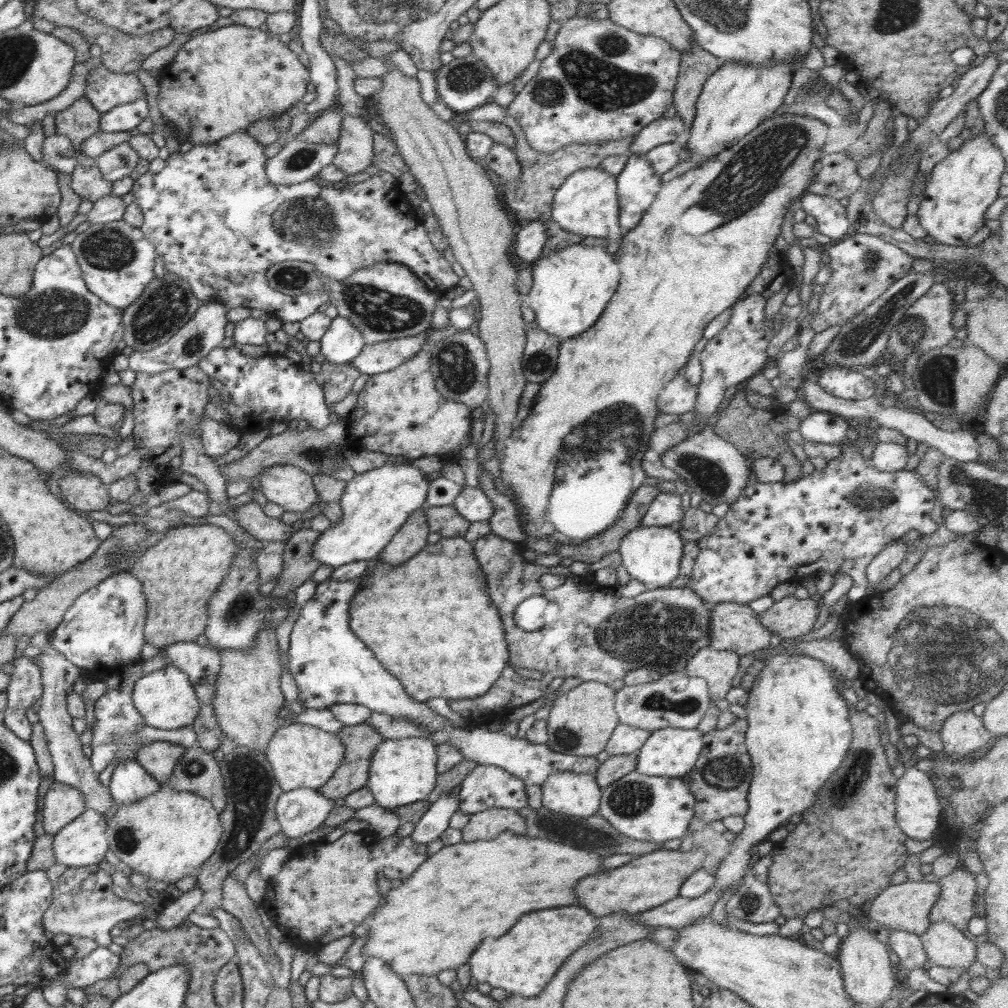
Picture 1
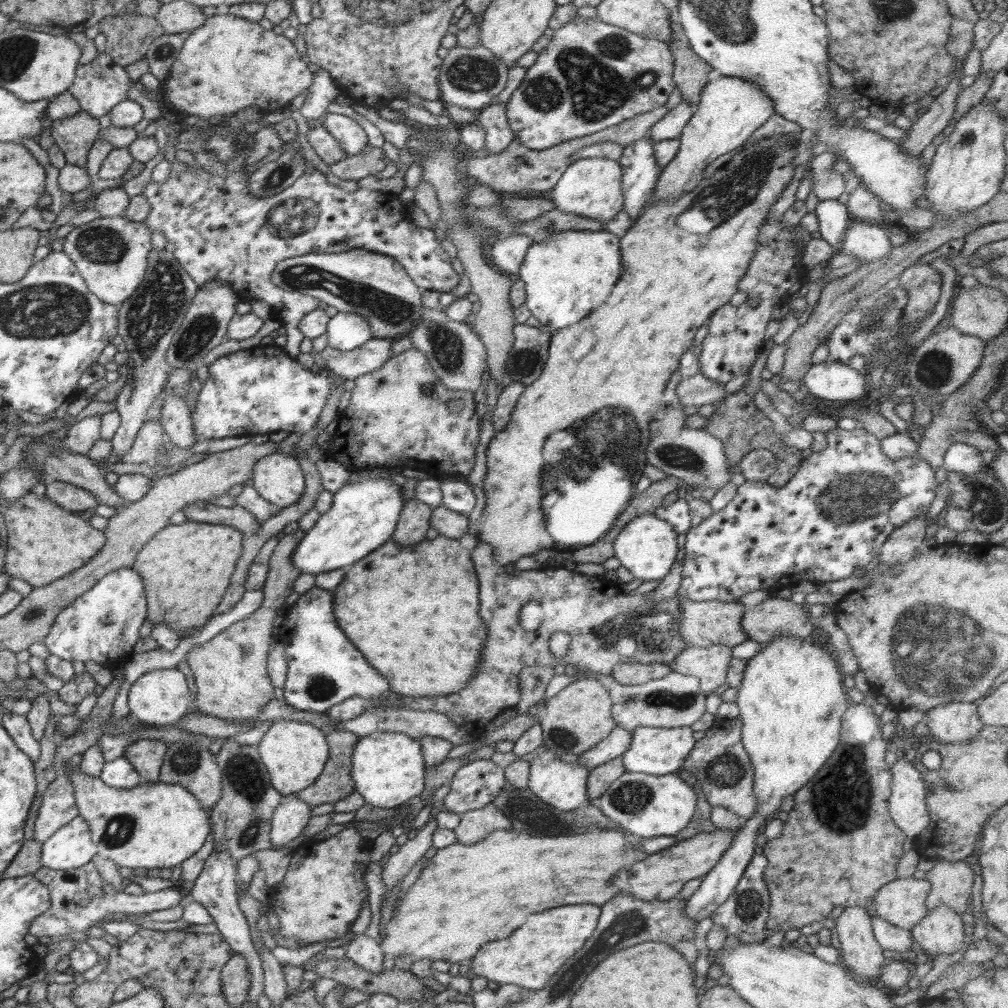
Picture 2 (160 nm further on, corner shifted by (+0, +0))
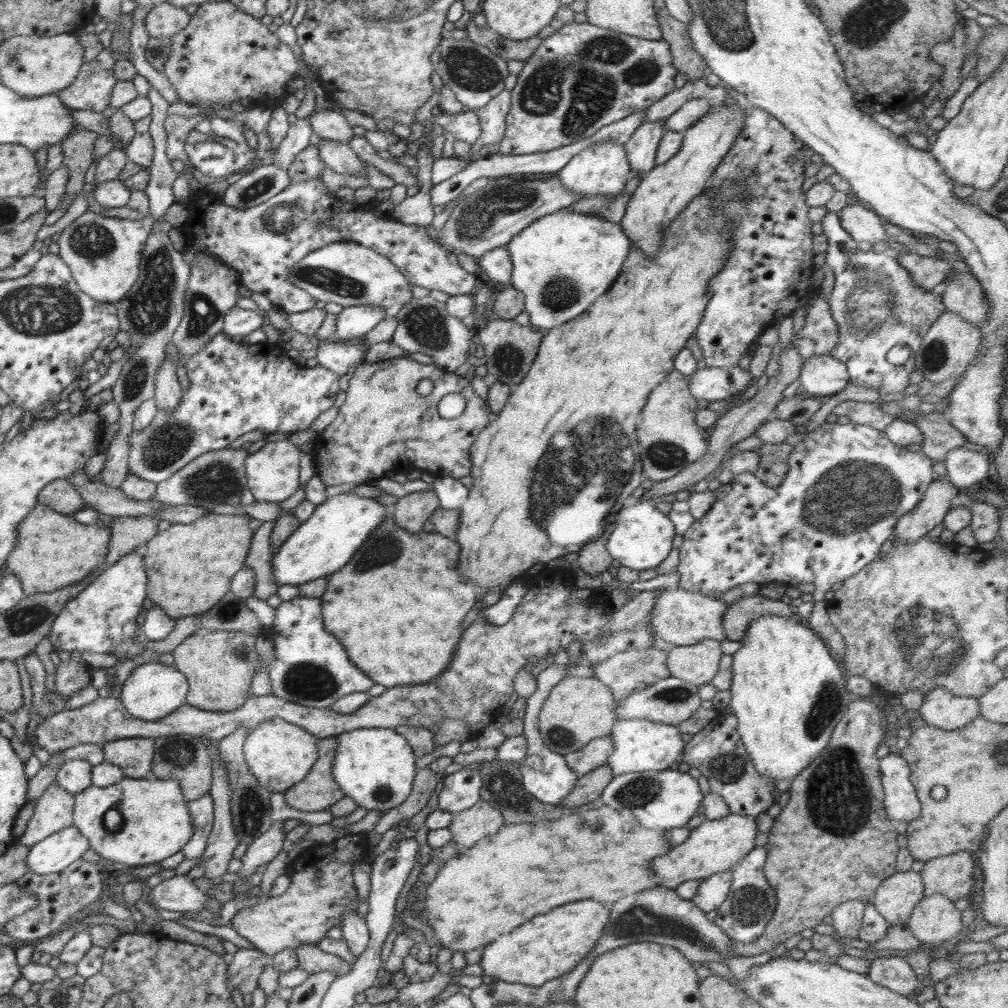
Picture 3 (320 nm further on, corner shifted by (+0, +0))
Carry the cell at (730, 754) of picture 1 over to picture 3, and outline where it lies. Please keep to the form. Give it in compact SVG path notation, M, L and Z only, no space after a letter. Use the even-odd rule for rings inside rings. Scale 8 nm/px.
M718 713L703 730L690 738L682 752L682 760L700 770L708 779L711 791L722 796L731 813L755 819L773 806L778 792L774 780L762 776L755 769L744 744L740 743L737 726L737 718L733 713Z

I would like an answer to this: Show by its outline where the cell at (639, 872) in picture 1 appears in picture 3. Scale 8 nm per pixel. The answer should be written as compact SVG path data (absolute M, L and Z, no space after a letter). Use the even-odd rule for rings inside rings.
M731 814L718 820L706 819L698 827L689 832L688 838L682 844L677 844L669 851L652 860L652 870L658 878L662 878L660 885L675 890L687 880L703 880L732 869L754 847L754 839L758 834L757 823L748 816Z

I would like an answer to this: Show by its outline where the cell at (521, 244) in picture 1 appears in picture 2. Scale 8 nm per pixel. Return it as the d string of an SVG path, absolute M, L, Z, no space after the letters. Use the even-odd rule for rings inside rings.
M512 233L497 241L488 256L502 273L515 277L532 243L533 240L526 235Z

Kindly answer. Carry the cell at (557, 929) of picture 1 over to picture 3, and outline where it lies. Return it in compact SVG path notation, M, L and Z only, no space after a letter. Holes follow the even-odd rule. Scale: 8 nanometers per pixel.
M578 900L562 904L548 914L534 916L530 922L518 926L514 932L496 938L482 951L481 966L494 980L542 986L570 972L592 949L608 924L610 908L596 900Z

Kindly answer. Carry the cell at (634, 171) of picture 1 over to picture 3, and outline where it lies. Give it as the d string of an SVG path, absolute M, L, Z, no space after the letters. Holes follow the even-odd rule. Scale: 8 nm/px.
M664 120L643 122L632 133L624 148L630 163L632 176L644 176L655 167L657 148L664 134Z

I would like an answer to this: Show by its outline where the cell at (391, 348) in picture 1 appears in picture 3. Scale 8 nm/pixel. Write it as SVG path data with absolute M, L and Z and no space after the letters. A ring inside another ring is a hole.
M347 340L321 341L316 352L318 365L339 374L345 375L349 368L364 362L368 348L362 348Z

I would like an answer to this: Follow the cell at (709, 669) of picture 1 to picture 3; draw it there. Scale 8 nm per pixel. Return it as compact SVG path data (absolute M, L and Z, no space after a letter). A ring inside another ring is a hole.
M704 639L690 646L671 646L667 666L671 676L696 687L708 686L719 670L720 641Z

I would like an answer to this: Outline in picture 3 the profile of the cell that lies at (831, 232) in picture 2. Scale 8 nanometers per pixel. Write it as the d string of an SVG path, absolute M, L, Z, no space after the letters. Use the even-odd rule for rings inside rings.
M826 212L826 217L821 221L822 229L824 230L824 236L826 236L828 240L828 248L826 249L826 263L825 268L832 270L834 272L835 285L831 292L830 300L829 300L829 309L831 310L831 315L833 319L836 321L836 325L838 325L838 343L836 347L834 347L829 353L836 358L836 360L840 360L842 364L846 365L850 383L852 384L865 384L866 386L870 386L870 388L875 388L879 391L879 394L892 394L894 392L904 392L904 389L910 385L910 374L915 371L915 351L917 351L924 339L924 336L928 333L928 330L934 324L934 321L945 311L945 306L941 301L941 297L937 293L933 293L932 291L922 290L917 284L910 279L908 276L908 272L904 270L895 260L895 257L891 254L884 253L872 253L869 251L868 253L860 252L856 247L856 242L852 240L852 238L848 235L848 232L844 231L842 227L840 216L838 213Z

